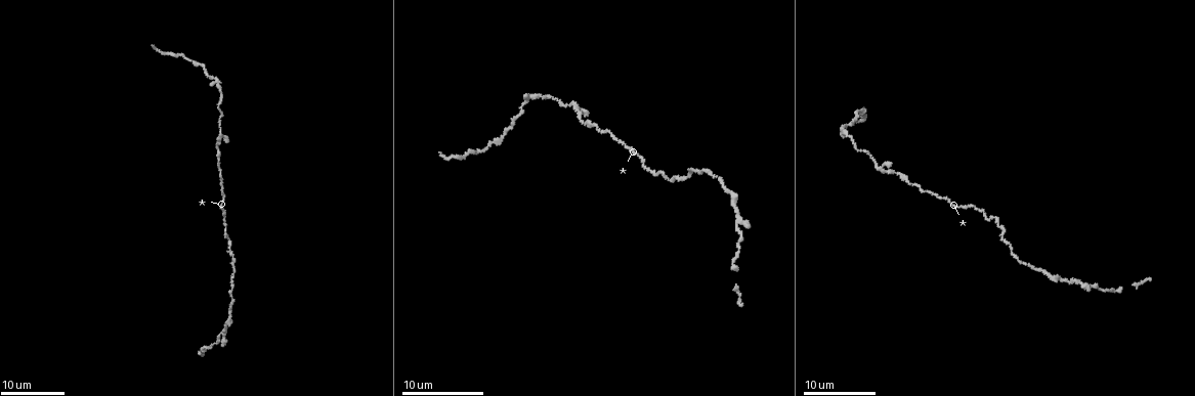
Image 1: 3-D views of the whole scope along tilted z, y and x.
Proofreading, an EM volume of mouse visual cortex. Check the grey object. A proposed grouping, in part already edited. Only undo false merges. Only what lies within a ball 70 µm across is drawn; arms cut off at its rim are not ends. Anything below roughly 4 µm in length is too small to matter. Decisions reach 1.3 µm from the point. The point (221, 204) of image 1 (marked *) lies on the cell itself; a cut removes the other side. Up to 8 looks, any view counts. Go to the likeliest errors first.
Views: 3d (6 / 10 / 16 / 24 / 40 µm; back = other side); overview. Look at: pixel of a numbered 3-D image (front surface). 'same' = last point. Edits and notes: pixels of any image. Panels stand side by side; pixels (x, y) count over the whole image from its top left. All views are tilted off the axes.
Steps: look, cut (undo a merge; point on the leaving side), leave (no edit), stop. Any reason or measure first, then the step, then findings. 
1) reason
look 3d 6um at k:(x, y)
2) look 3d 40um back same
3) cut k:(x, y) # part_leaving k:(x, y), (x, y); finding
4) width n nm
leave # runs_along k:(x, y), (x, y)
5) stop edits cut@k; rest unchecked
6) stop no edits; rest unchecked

sudden change in width
look 3d 16um at 1:(1110, 290)

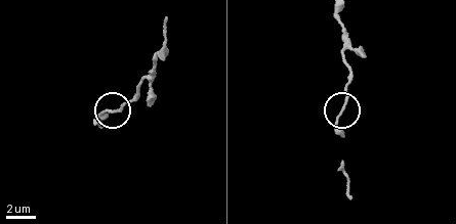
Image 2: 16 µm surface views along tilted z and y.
look 3d 10um at 2:(115, 112)

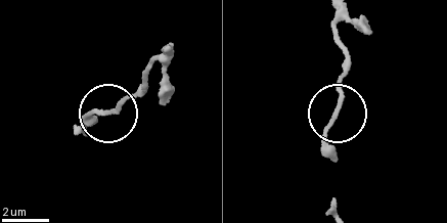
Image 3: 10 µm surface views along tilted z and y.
other side
look 3d 10um back at 3:(336, 113)

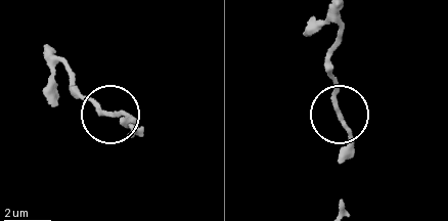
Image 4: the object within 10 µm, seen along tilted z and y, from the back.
leave # runs_along 4:(337, 20), (342, 41), (328, 70), (339, 113); continuous, no second cell

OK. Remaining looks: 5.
thick turns thin
look 3d 16um at 1:(572, 105)

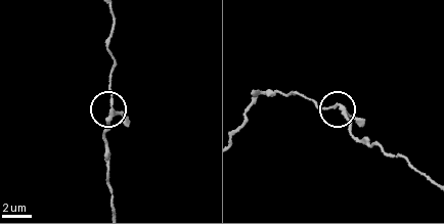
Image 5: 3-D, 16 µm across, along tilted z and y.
closer look
look 3d 6um at 5:(336, 105)

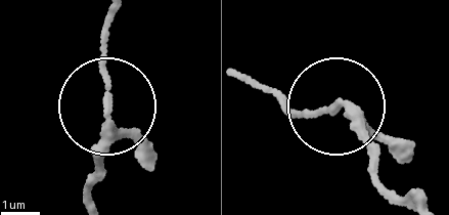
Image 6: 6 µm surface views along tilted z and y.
leave # runs_along 6:(416, 201), (382, 182), (361, 119), (303, 118), (277, 103); all the same cell

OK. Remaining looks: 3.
thick turns thin
look 3d 16um at 1:(220, 332)

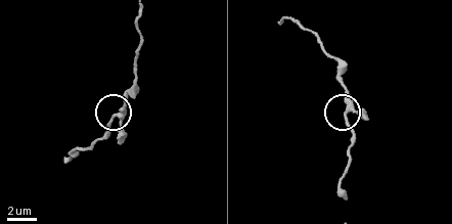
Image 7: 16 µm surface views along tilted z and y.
look 3d 6um at 7:(345, 113)

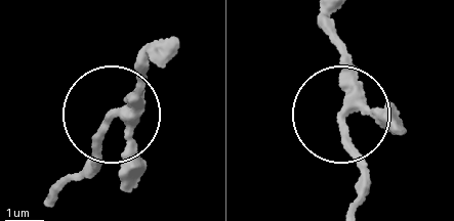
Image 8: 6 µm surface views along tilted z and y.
leave # runs_along 8:(162, 47), (126, 118), (95, 131), (83, 176); one cell here

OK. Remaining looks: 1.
stop no edits; rest unchecked

